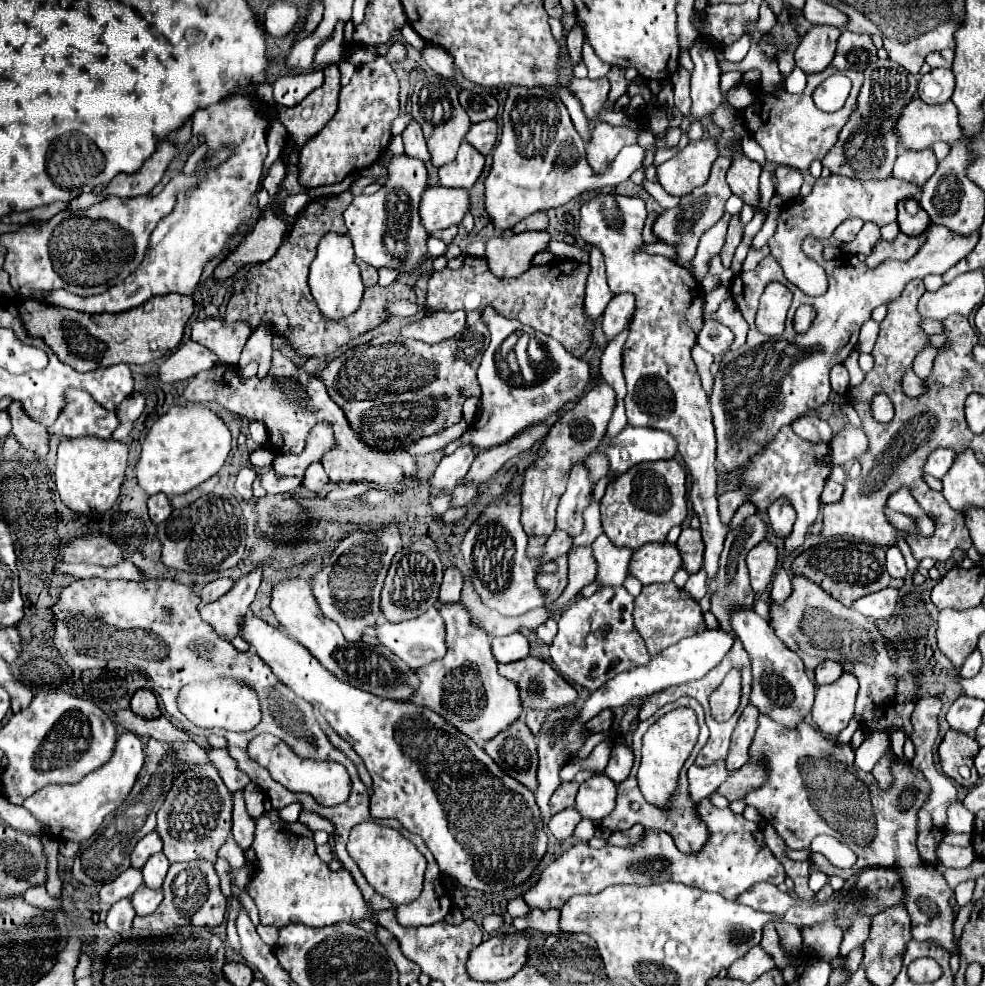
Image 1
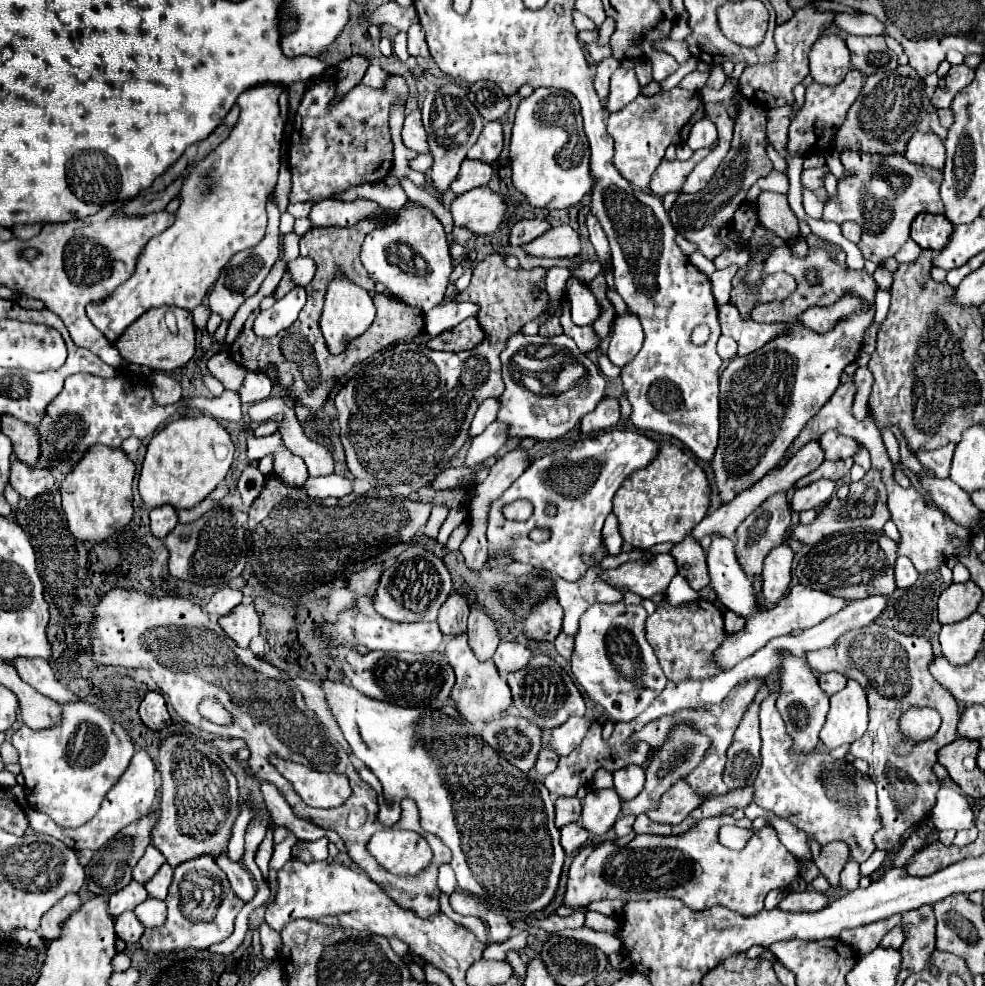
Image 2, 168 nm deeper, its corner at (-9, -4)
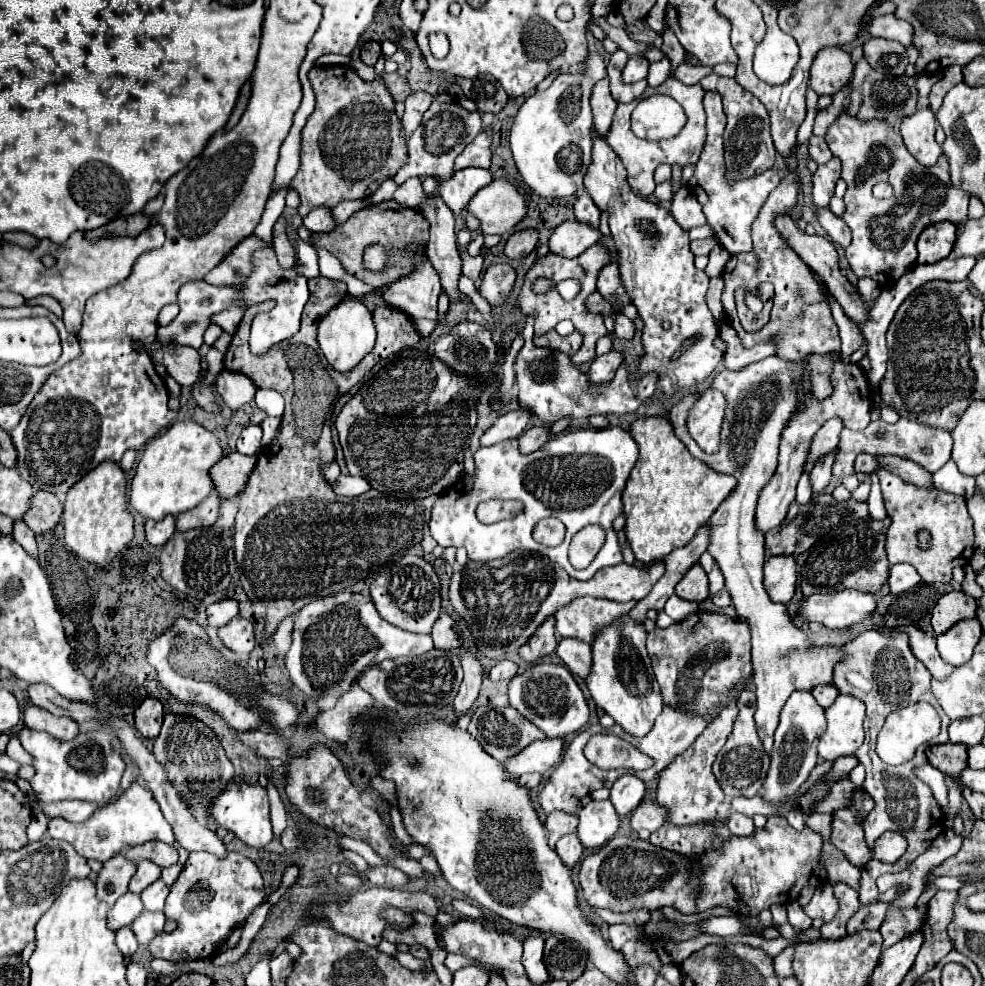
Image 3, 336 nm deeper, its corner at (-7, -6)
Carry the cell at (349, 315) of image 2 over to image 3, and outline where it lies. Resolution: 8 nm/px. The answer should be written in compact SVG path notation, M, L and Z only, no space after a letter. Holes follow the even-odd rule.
M344 299L340 305L330 309L326 317L322 317L318 327L318 345L326 357L326 361L336 371L352 371L354 365L358 365L364 355L368 355L376 341L376 329L372 321L372 313L366 309L366 305L358 299Z

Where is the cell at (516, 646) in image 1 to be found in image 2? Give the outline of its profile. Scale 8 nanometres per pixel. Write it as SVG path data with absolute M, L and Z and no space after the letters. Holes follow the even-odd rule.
M506 641L506 643L500 643L492 661L496 663L500 675L506 675L510 671L516 671L516 669L522 669L528 661L532 659L532 651L522 645L522 643L516 643L516 641Z

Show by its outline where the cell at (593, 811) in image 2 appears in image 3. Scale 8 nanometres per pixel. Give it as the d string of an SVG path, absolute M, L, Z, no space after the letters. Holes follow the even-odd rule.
M590 801L578 813L578 839L588 849L598 849L612 839L620 825L620 817L610 801Z

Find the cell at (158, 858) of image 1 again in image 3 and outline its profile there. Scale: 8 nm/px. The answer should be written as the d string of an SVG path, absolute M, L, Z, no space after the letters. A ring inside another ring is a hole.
M162 879L154 881L150 887L146 887L140 897L142 897L142 903L144 903L144 909L146 911L162 911L164 909L164 901L168 897L168 887Z

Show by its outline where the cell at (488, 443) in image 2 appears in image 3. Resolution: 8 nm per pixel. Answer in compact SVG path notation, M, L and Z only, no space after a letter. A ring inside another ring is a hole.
M528 409L508 411L502 417L498 417L498 421L484 433L480 443L482 445L494 445L494 443L500 443L506 439L520 437L526 431L528 423L530 423L530 411Z

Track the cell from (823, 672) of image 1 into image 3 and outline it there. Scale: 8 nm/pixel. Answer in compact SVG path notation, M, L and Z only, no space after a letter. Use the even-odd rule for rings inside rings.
M818 685L812 691L812 695L814 695L814 699L818 701L820 707L828 709L834 703L834 699L838 697L838 689L836 689L836 685Z

